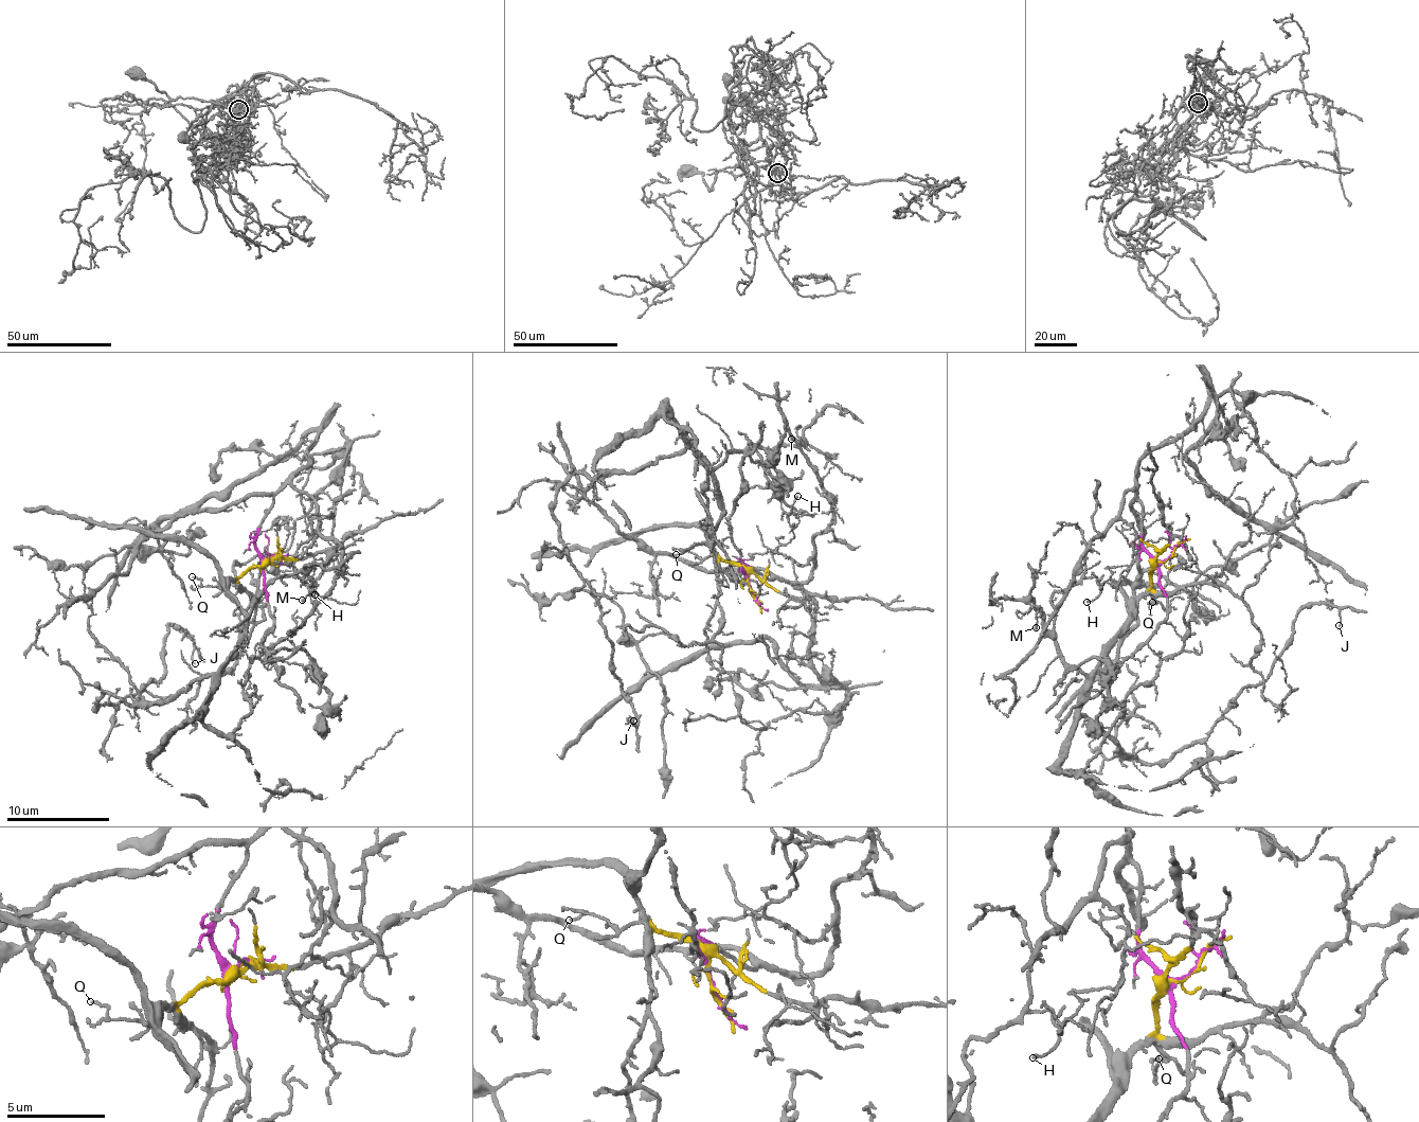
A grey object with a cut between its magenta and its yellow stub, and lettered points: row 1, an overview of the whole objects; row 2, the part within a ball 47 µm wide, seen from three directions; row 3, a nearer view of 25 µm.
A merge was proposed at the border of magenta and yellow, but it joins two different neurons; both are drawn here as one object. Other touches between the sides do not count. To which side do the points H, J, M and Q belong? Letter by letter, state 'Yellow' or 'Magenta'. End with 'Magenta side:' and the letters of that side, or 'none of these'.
H: Yellow
J: Yellow
M: Yellow
Q: Yellow
Magenta side: none of these

